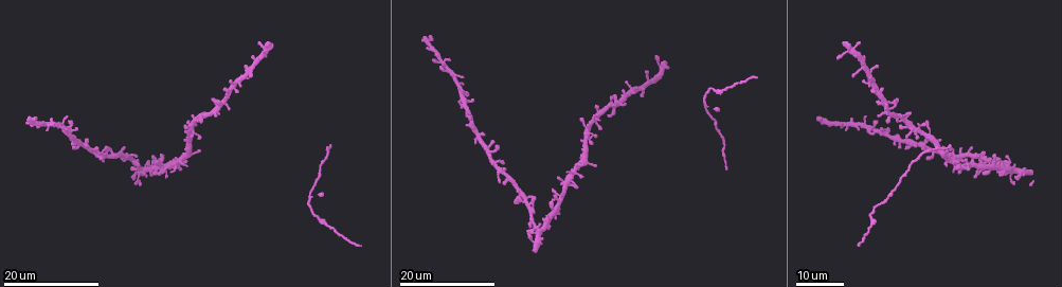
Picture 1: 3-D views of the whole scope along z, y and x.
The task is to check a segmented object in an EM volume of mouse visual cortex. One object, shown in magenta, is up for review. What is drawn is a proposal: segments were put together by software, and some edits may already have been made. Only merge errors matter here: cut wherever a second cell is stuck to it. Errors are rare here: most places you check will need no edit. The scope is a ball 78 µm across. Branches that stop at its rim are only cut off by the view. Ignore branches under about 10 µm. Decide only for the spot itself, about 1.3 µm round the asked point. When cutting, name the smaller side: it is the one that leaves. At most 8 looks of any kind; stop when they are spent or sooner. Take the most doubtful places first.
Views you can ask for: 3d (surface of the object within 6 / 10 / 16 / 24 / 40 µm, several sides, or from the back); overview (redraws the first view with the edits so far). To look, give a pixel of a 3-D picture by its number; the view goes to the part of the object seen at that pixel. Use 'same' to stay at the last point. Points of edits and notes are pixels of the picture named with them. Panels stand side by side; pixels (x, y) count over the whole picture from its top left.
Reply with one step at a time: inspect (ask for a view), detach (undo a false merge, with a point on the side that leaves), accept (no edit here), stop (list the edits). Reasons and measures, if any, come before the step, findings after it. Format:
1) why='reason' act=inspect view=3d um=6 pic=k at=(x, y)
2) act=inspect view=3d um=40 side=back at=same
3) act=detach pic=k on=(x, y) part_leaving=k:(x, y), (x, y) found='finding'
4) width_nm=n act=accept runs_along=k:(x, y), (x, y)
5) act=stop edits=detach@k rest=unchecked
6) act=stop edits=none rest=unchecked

why='looks like a crossing' act=inspect view=3d um=24 pic=1 at=(139, 170)

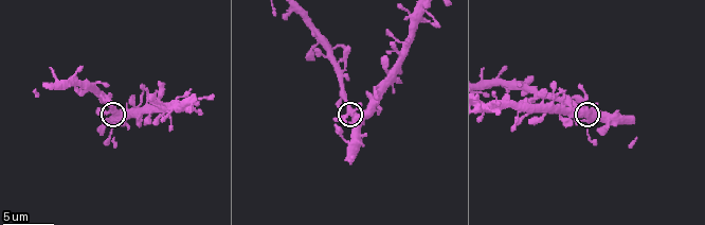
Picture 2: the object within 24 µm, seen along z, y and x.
why='zoom in' act=inspect view=3d um=6 pic=2 at=(116, 117)

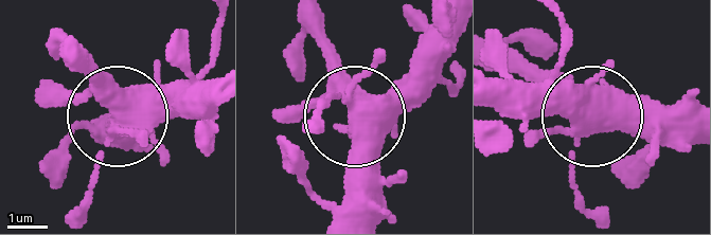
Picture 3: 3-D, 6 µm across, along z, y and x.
act=accept found='all the same cell'

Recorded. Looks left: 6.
act=inspect view=3d um=16 pic=1 at=(190, 150)

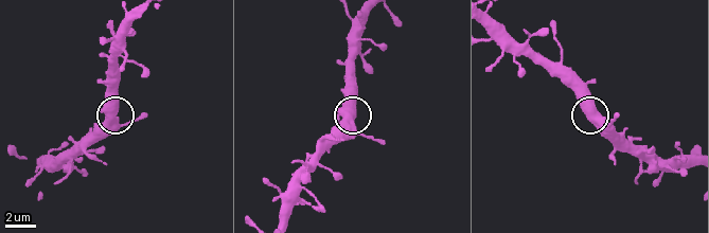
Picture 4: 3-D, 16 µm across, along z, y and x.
act=inspect view=3d um=10 pic=4 at=(593, 117)

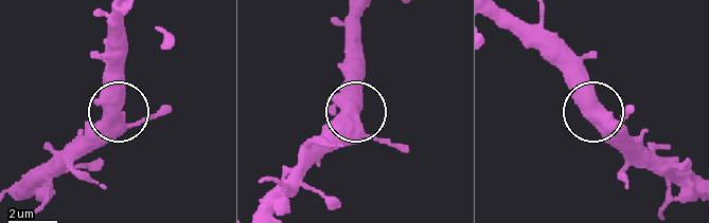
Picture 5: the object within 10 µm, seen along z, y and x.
width_nm=590 act=accept runs_along=5:(107, 114), (117, 105), (117, 63) found='one cell here'

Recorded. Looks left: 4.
why='calibre changes' act=inspect view=3d um=16 pic=1 at=(319, 217)

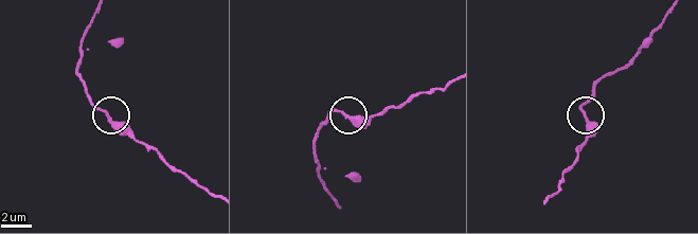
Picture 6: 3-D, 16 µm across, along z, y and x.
why='closer look' act=inspect view=3d um=10 pic=6 at=(588, 119)

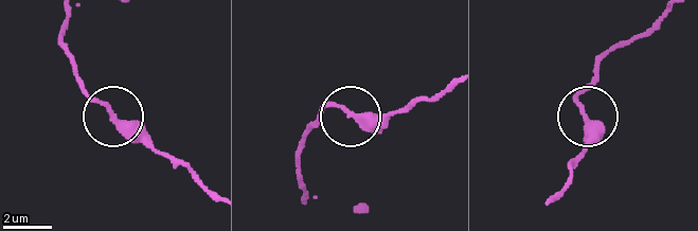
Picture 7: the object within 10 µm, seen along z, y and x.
act=accept found='all the same cell'

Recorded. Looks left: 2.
why='three-way junction' act=inspect view=3d um=24 pic=1 at=(223, 101)

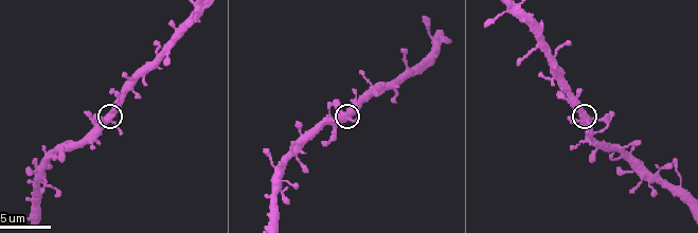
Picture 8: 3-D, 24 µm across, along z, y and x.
act=inspect view=3d um=10 pic=8 at=(586, 119)

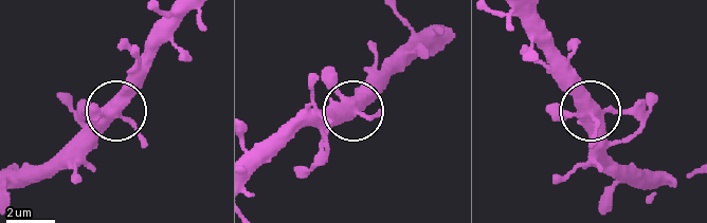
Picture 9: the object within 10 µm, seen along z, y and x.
arms=3 act=accept found='all the same cell'

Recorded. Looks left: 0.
act=stop edits=none rest=unchecked

